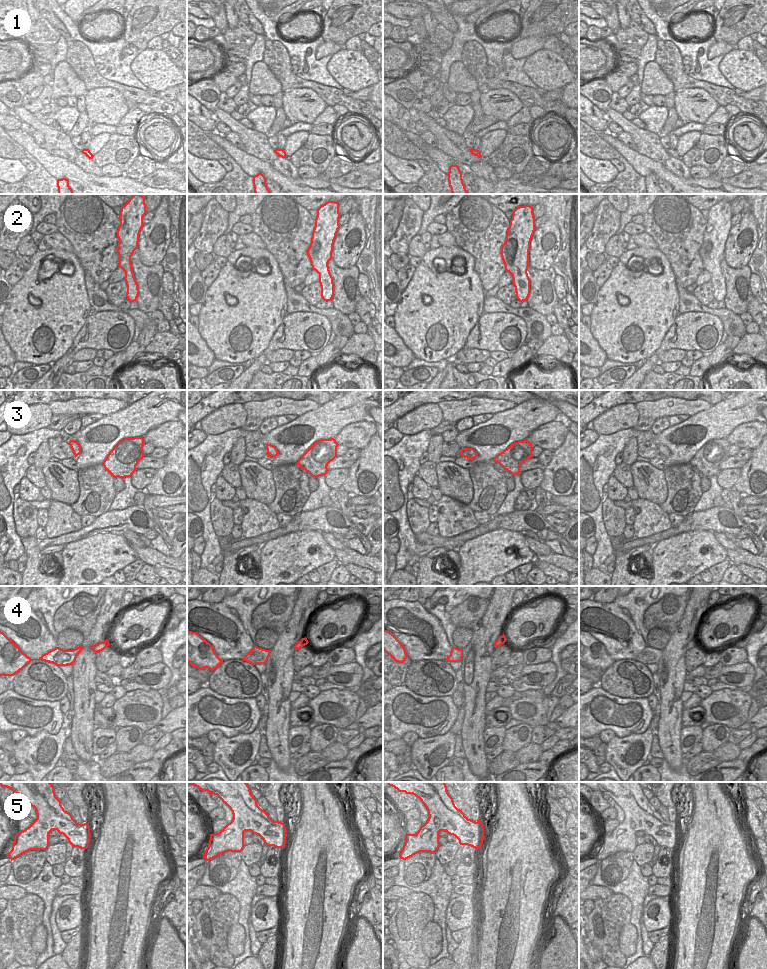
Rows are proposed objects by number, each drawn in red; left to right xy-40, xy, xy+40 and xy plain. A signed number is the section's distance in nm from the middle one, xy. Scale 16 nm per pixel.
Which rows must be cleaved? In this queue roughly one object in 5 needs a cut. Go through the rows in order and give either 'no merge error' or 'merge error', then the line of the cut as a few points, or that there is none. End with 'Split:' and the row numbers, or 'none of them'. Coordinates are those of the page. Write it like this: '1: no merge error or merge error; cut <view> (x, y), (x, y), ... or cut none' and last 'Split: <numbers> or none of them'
1: no merge error; cut none
2: no merge error; cut none
3: merge error; cut xy+40 (465, 448), (470, 454), (476, 453)
4: no merge error; cut none
5: no merge error; cut none
Split: 3

